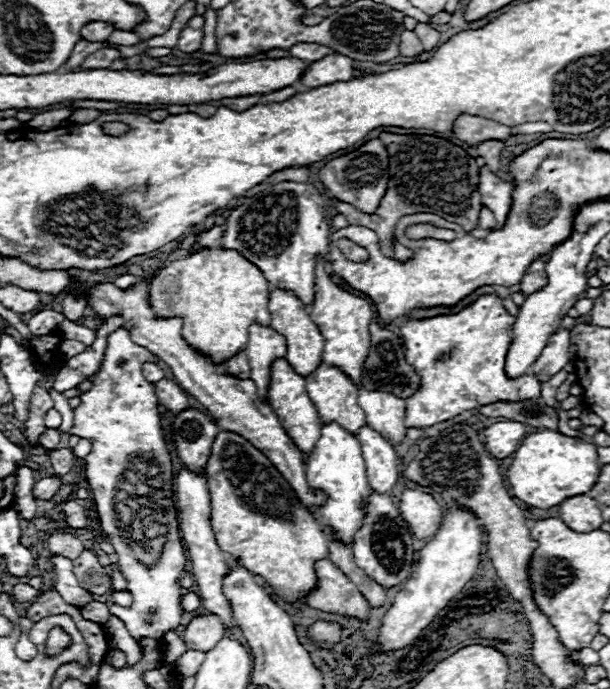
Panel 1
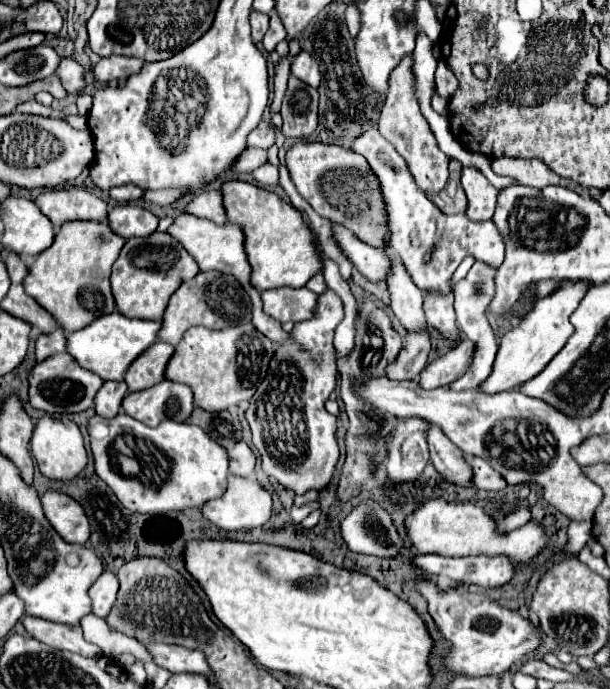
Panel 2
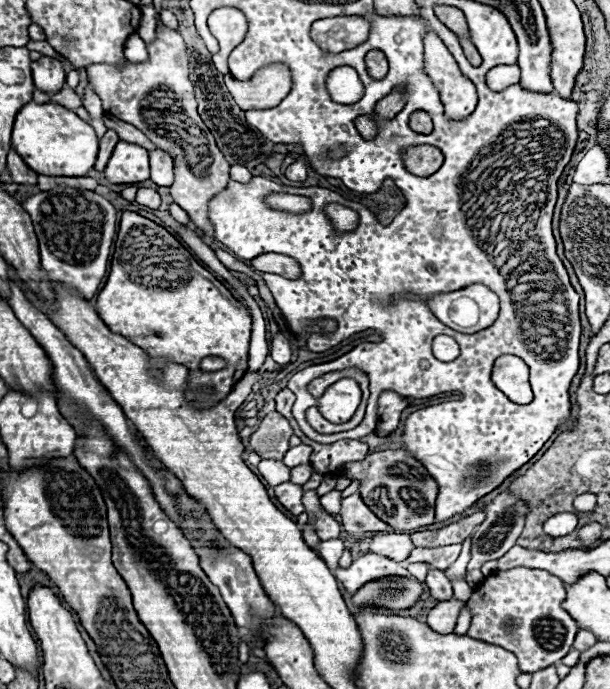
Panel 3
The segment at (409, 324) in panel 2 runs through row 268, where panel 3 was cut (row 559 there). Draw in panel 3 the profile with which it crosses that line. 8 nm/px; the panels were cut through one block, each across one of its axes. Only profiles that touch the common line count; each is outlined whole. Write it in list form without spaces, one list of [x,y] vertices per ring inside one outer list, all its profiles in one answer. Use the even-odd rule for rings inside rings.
[[[378,534],[370,542],[370,550],[402,562],[406,560],[406,556],[410,556],[410,552],[414,550],[414,544],[410,542],[408,534]]]

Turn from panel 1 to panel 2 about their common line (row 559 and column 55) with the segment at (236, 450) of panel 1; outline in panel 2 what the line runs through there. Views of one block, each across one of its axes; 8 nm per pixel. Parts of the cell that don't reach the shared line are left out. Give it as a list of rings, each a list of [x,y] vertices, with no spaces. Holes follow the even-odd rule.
[[[66,222],[58,230],[54,244],[38,254],[28,268],[28,276],[24,278],[26,294],[48,310],[66,332],[88,326],[94,318],[110,314],[116,308],[108,278],[124,242],[106,222]]]

